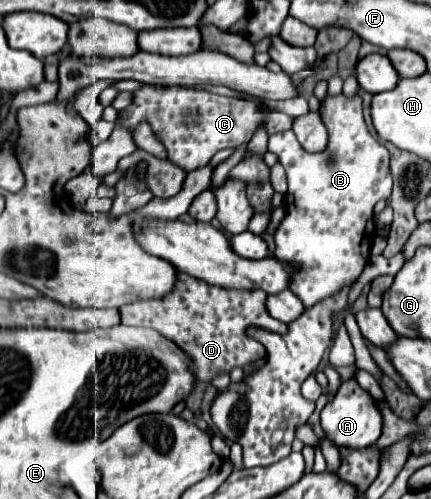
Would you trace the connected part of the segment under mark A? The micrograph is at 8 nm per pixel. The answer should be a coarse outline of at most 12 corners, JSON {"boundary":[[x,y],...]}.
{"boundary":[[355,376],[321,410],[337,448],[367,448],[383,414]]}

